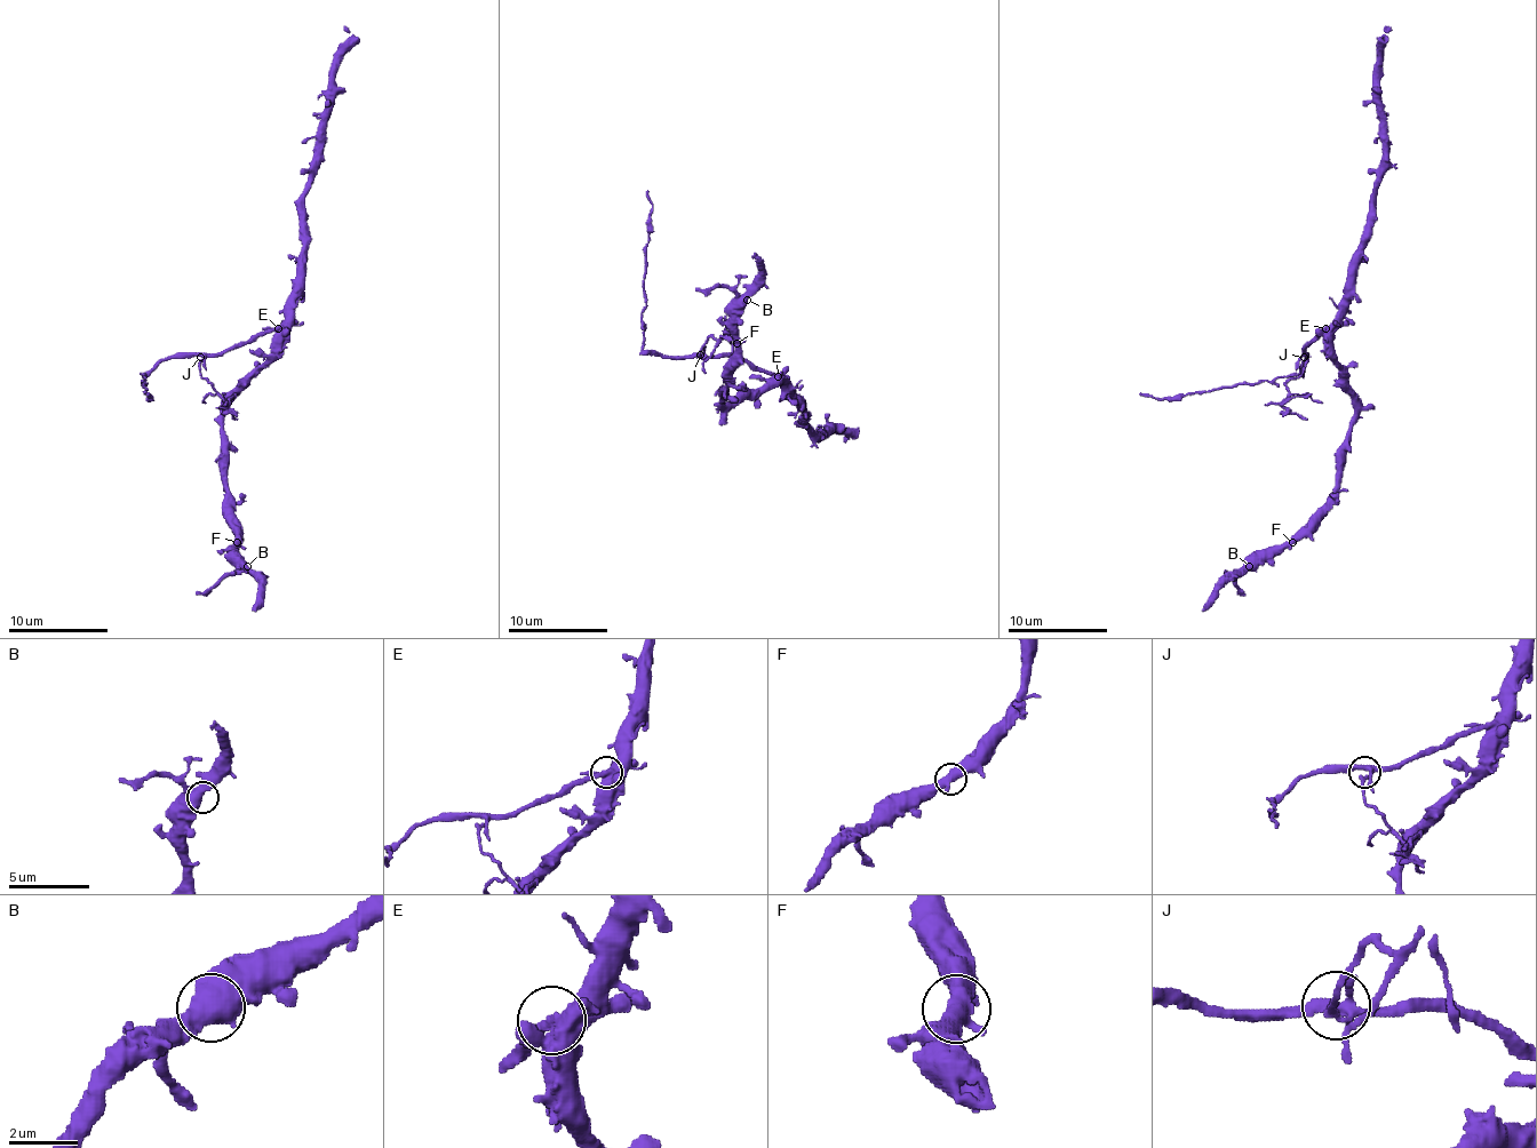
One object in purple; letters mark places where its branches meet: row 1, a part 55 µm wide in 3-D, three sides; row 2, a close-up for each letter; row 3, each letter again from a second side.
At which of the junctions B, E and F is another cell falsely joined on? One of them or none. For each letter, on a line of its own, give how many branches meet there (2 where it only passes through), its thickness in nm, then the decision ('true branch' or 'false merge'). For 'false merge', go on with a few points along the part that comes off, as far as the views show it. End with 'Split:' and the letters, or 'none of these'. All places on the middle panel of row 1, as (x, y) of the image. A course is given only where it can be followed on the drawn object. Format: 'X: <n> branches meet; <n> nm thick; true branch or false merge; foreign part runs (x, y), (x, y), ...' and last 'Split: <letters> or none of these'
B: 3 branches meet; 480 nm thick; true branch
E: 4 branches meet; 440 nm thick; false merge; foreign part runs (777, 377), (753, 369), (734, 357), (670, 357), (643, 348), (643, 274), (653, 210), (647, 191)
F: 2 branches meet; 550 nm thick; true branch
Split: E

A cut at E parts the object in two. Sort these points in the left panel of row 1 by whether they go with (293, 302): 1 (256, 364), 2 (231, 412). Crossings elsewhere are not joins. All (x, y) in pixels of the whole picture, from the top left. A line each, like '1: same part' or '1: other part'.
1: same part
2: other part

